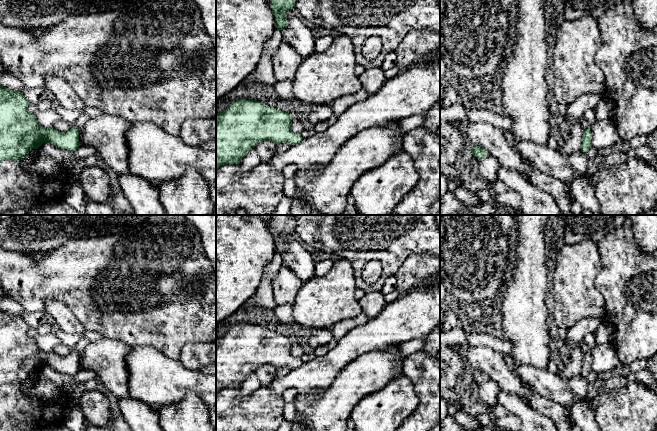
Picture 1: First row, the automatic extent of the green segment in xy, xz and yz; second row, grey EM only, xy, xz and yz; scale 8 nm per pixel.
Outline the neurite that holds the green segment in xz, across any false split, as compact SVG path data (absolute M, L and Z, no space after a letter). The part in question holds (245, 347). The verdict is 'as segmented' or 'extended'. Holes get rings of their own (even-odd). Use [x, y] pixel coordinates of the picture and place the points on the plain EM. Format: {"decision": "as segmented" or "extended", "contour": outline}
{"decision": "as segmented", "contour": "M239 323L224 336L216 337L216 395L226 388L238 388L245 379L262 365L276 368L287 366L290 370L300 367L301 358L291 354L293 339L257 324Z"}

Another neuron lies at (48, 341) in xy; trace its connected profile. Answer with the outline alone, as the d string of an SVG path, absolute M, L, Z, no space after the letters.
M54 332L50 334L46 334L44 336L37 335L34 339L38 347L42 351L48 351L51 348L61 344L60 340L58 339L58 337Z

